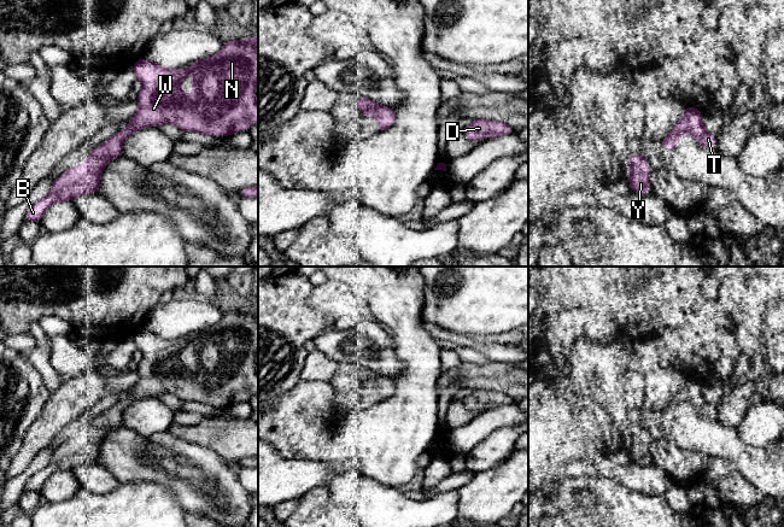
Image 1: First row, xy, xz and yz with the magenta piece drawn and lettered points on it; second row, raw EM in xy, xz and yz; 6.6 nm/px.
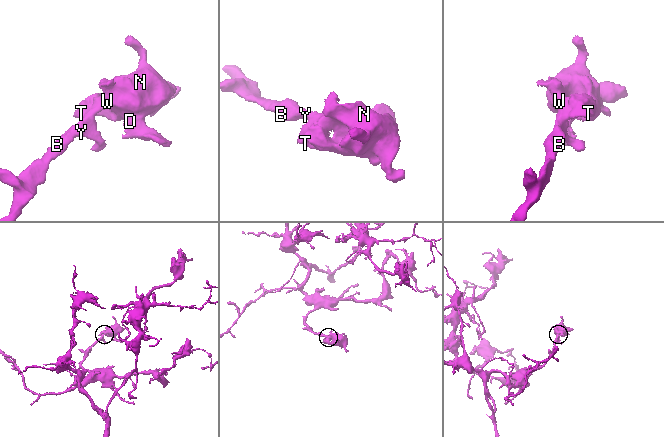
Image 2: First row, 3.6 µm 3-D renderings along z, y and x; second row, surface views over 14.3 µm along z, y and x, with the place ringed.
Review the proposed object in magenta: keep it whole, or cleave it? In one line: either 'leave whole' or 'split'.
leave whole

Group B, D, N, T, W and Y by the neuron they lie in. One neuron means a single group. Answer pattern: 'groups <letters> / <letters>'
groups B D N T W Y

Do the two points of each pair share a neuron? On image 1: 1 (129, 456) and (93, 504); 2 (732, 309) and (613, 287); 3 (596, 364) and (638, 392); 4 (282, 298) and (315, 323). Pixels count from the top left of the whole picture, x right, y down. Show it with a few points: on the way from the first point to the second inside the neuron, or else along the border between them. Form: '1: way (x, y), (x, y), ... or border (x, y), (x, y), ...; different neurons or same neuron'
1: border (148, 482), (120, 484); different neurons
2: border (715, 299), (735, 322); different neurons
3: border (626, 369), (625, 400), (630, 408); different neurons
4: way (291, 306), (306, 322); same neuron

